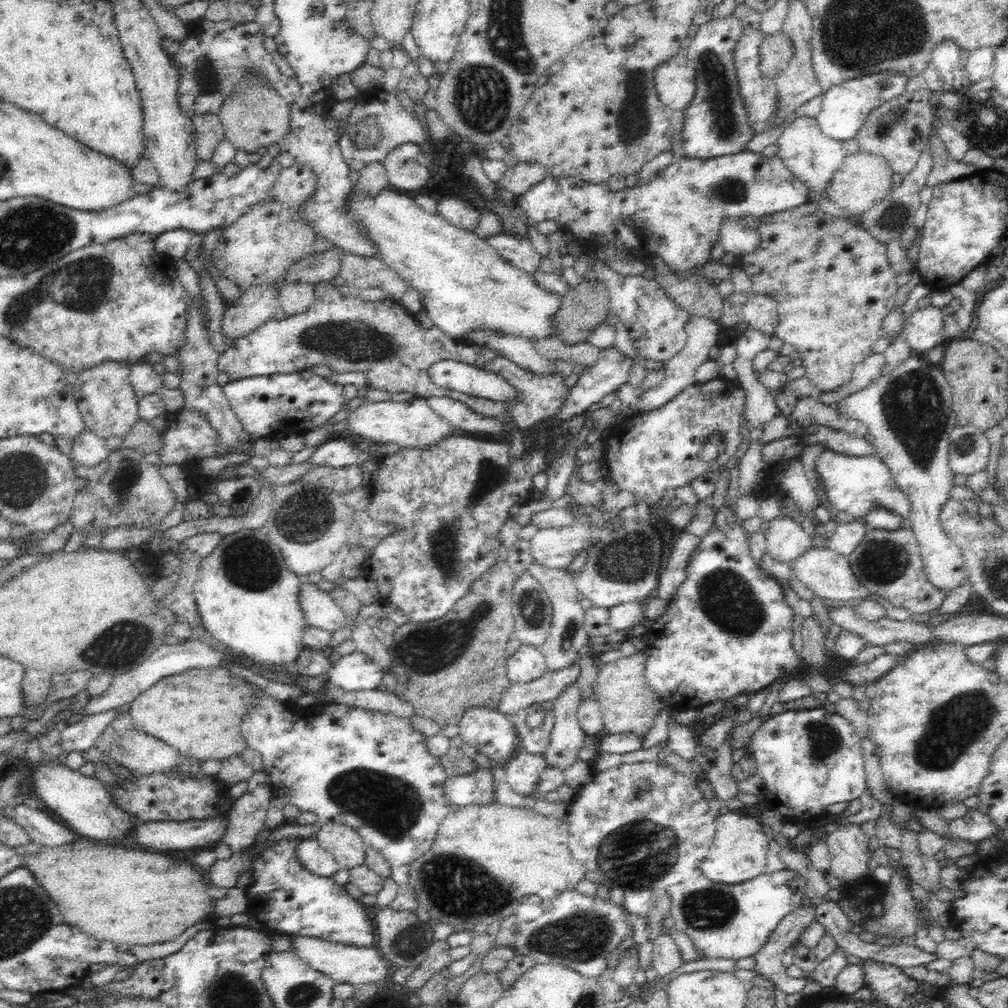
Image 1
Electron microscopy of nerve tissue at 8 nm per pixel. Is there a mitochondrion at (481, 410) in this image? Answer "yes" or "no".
no

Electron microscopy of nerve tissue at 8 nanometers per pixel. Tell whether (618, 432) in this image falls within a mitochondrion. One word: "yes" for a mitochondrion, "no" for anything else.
no

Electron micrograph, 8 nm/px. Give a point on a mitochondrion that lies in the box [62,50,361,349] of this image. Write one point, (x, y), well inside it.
(206, 72)

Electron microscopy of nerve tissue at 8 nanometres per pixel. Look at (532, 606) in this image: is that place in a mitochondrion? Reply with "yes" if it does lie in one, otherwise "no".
yes

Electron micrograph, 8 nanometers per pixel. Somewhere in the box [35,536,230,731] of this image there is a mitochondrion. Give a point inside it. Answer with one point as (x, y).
(120, 645)

